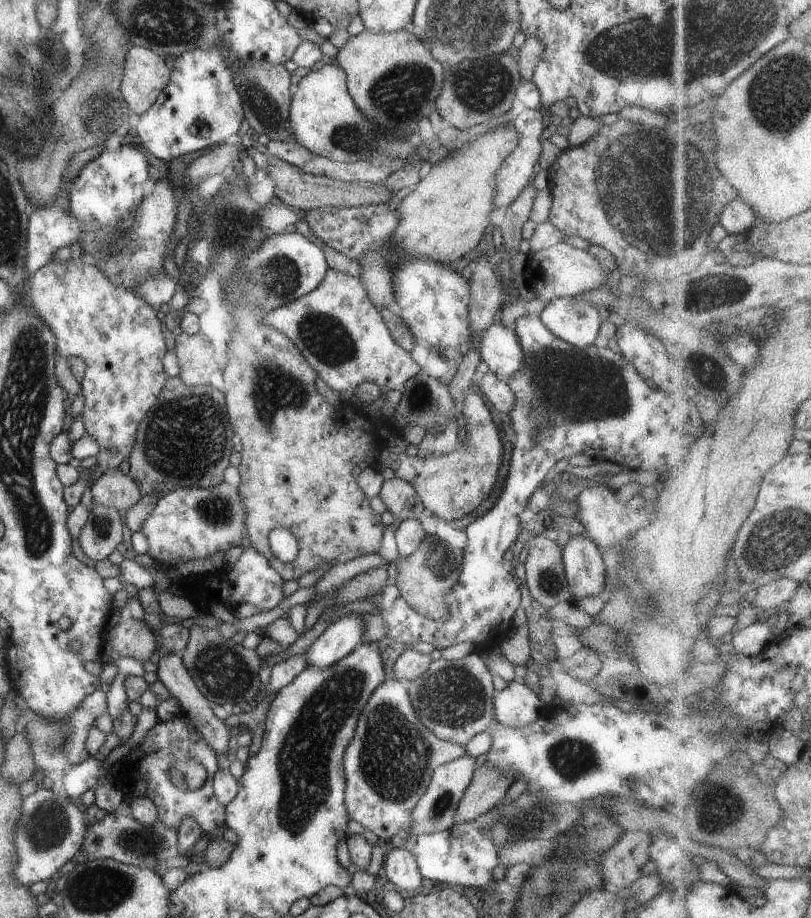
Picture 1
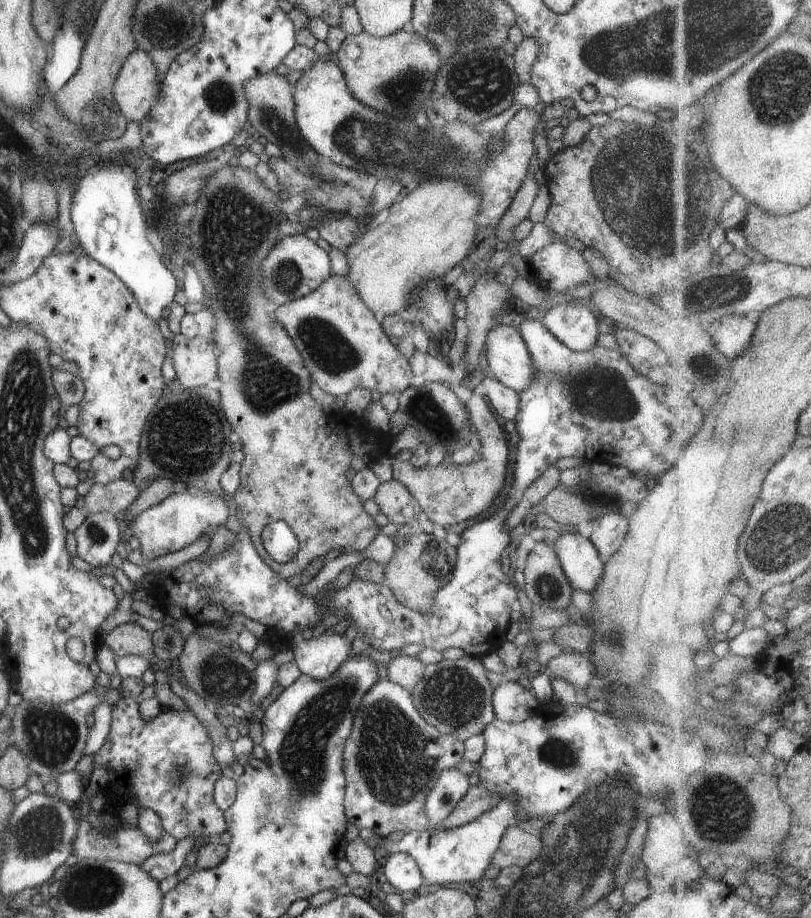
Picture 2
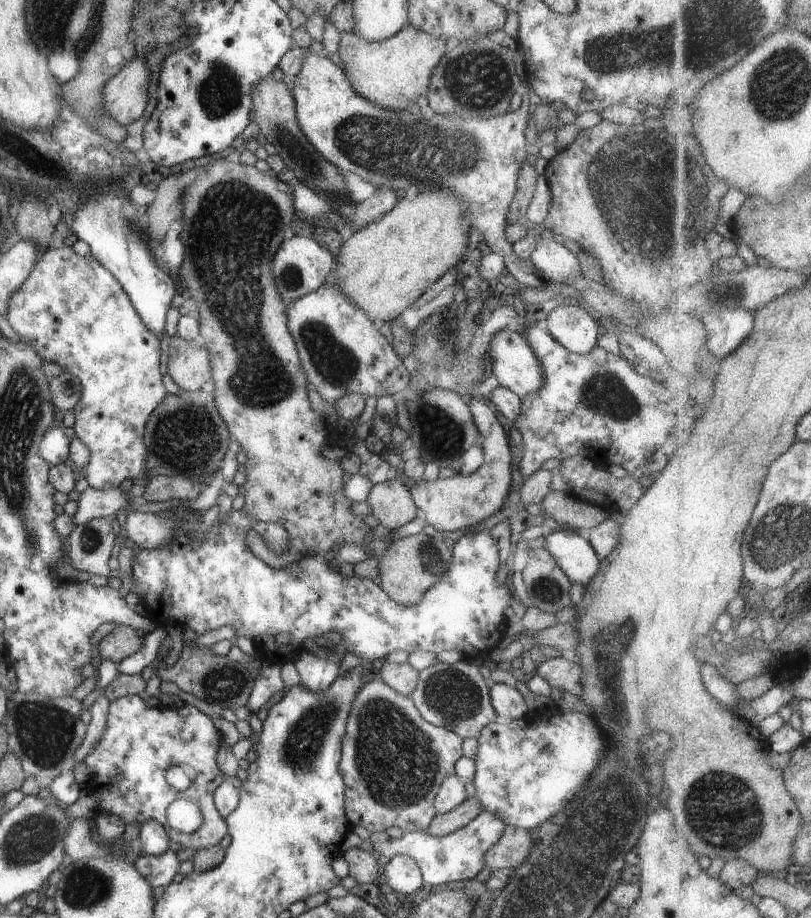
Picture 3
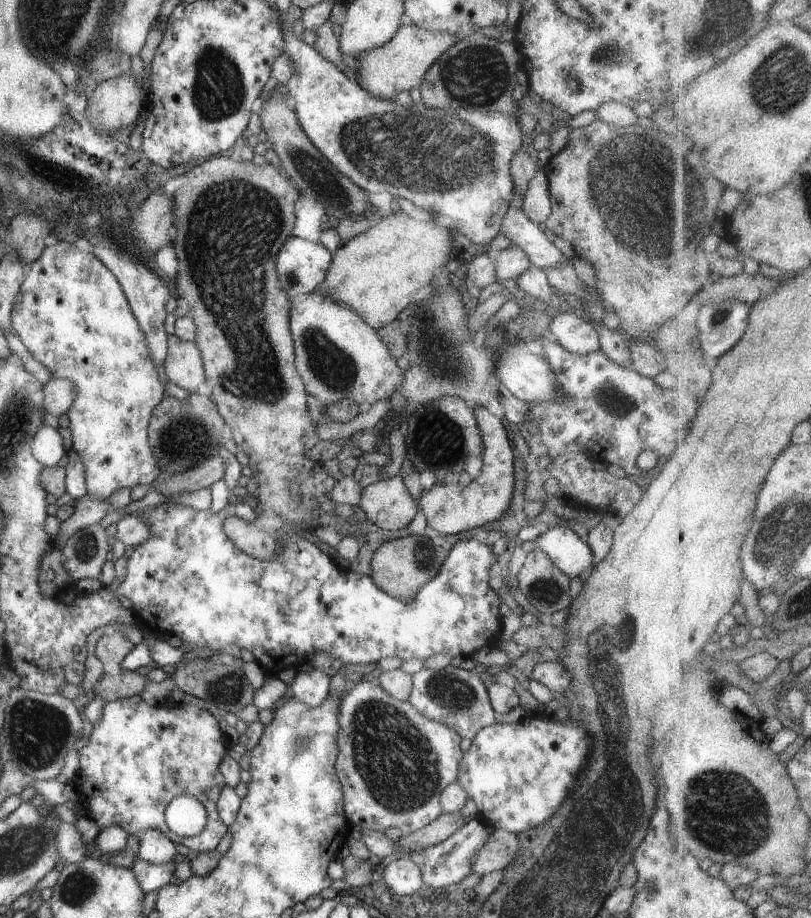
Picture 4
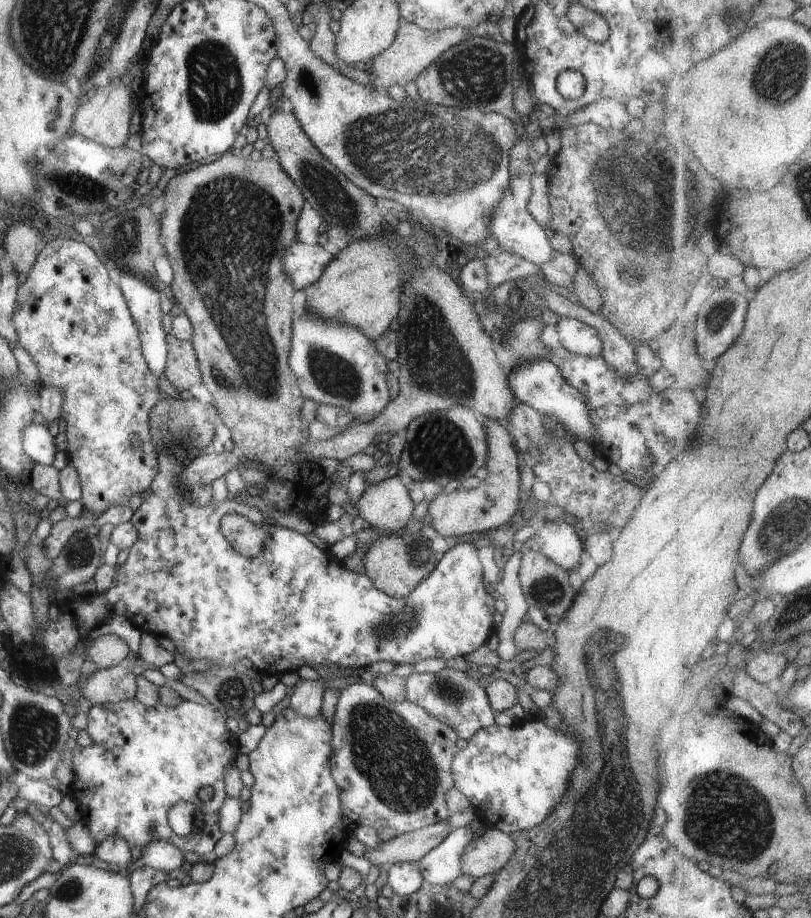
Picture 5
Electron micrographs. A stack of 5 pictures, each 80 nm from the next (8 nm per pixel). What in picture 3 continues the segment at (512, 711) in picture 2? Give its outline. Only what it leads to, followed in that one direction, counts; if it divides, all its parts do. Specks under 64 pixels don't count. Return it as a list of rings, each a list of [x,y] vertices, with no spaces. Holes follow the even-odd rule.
[[[490,682],[488,693],[497,715],[513,720],[520,719],[526,713],[527,706],[515,687],[505,683]]]

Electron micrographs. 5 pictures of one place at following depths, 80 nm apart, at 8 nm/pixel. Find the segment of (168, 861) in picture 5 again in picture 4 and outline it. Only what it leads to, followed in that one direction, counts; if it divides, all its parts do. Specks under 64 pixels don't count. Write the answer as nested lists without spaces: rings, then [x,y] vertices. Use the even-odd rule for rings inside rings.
[[[147,829],[141,833],[138,840],[136,857],[139,860],[153,864],[163,864],[172,861],[175,854],[175,844],[159,829]]]

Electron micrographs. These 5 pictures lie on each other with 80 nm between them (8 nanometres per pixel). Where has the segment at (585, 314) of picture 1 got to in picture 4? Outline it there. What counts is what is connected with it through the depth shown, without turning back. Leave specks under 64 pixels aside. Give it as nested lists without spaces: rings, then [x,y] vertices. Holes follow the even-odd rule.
[[[560,312],[544,326],[569,352],[584,355],[600,348],[594,326],[574,312]]]

